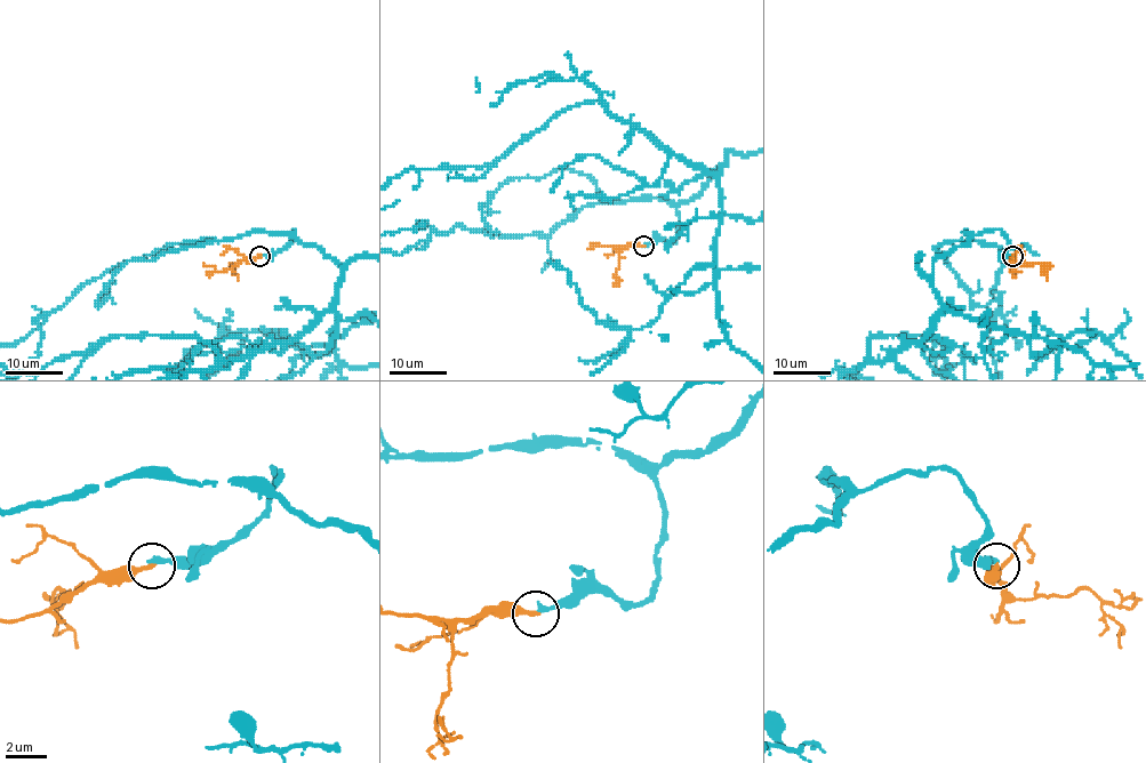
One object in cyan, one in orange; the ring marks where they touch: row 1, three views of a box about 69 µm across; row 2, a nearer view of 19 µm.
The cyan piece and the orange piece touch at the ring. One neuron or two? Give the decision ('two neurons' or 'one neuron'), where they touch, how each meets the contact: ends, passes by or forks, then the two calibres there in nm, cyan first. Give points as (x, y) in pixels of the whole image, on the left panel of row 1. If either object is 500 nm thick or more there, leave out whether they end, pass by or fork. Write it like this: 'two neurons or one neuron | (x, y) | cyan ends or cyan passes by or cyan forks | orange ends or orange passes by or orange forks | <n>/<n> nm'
two neurons | (259, 256) | cyan ends | orange ends | 260/280 nm

